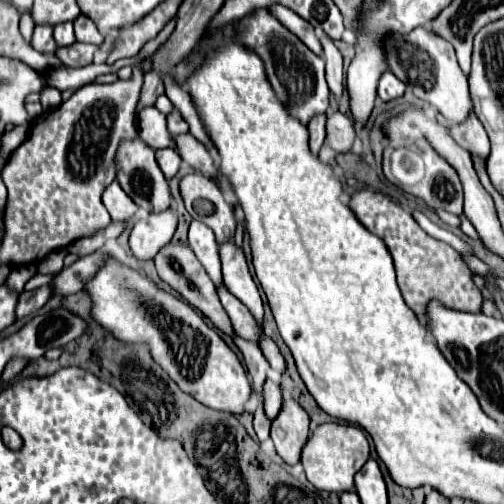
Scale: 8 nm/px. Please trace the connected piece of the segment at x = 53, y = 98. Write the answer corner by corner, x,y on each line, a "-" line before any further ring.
44,86
44,88
42,88
42,92
40,92
40,104
42,104
42,108
44,108
46,112
52,110
52,108
56,108
60,102
62,102
60,90
56,90
56,88
52,88
52,86

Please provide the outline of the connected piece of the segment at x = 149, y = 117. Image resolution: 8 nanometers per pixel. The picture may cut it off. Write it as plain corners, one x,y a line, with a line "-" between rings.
146,106
138,112
138,132
140,138
152,148
172,146
172,138
168,138
166,116
156,106

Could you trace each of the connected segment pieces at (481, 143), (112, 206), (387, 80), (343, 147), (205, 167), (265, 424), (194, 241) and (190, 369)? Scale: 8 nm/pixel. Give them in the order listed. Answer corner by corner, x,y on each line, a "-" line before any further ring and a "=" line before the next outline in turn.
474,108
470,110
468,118
466,118
462,124
450,128
450,134
452,134
452,138
454,138
462,148
466,148
470,154
474,152
474,154
478,154
478,156
482,156
482,158
488,156
488,152
490,152
490,142
488,142
488,136
486,136
486,130
484,130
482,122
476,118
=
114,180
106,190
104,190
104,196
102,196
102,202
106,206
106,210
110,212
112,216
112,222
126,222
130,220
138,206
132,202
132,198
120,188
120,184
=
386,70
382,76
380,76
380,82
378,82
378,96
384,100
384,102
390,102
398,96
402,96
406,92
406,84
396,78
390,70
=
340,112
328,116
326,142
334,152
340,152
340,154
352,152
354,140
356,140
356,132
354,132
354,122
350,118
346,118
=
190,132
174,136
174,142
176,142
176,150
182,156
182,160
186,160
192,168
200,170
206,176
216,176
218,170
214,166
214,160
212,160
210,152
=
262,398
258,400
258,408
254,412
254,430
256,430
256,436
260,442
264,442
270,434
270,420
266,418
266,414
262,410
=
192,220
190,232
188,232
188,244
194,250
196,258
202,262
202,266
208,270
214,284
220,284
222,282
222,262
220,262
220,252
218,252
212,230
208,230
208,226
204,226
202,222
=
108,256
100,266
96,276
84,286
92,298
92,318
110,332
116,340
128,344
146,344
152,358
164,368
164,372
178,384
178,388
198,402
218,411
241,414
251,396
251,383
246,378
246,370
240,364
232,348
204,322
204,318
184,300
172,296
170,292
158,288
144,272
138,272
120,260

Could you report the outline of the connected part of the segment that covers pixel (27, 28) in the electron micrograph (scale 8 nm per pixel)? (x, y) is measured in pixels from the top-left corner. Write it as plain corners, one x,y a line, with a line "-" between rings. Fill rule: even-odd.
30,11
21,16
19,28
26,42
30,42
35,28

